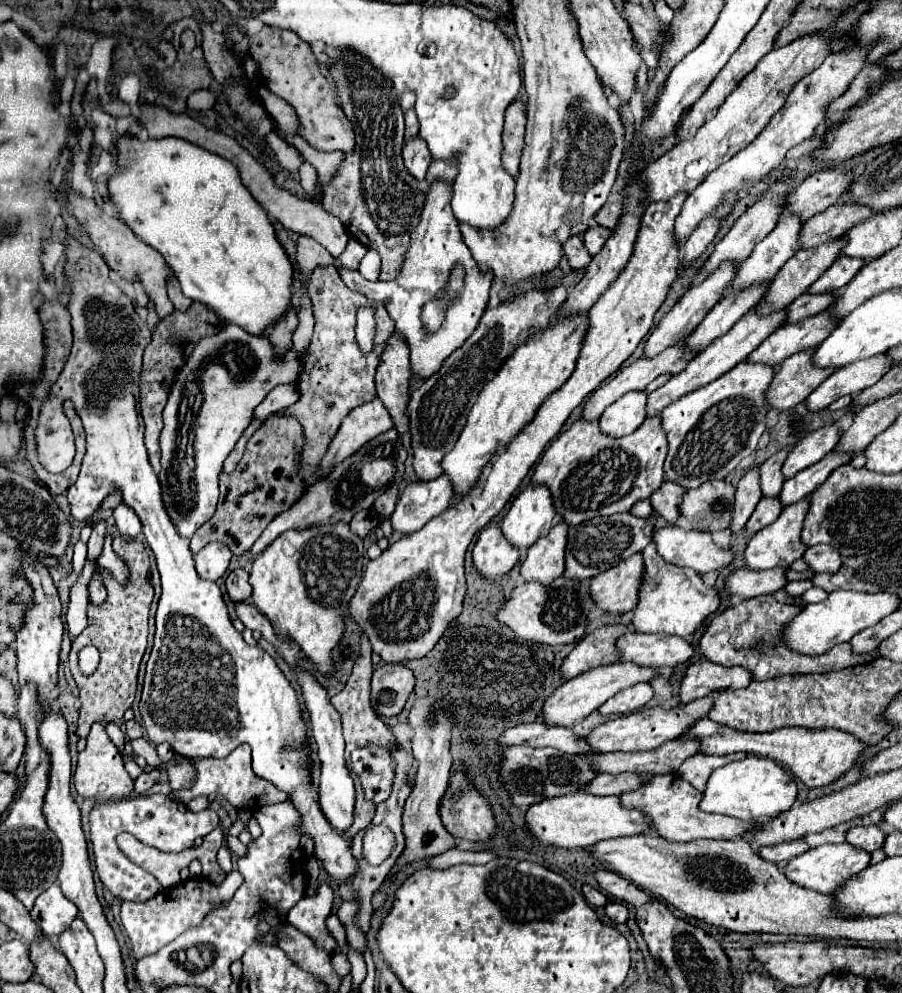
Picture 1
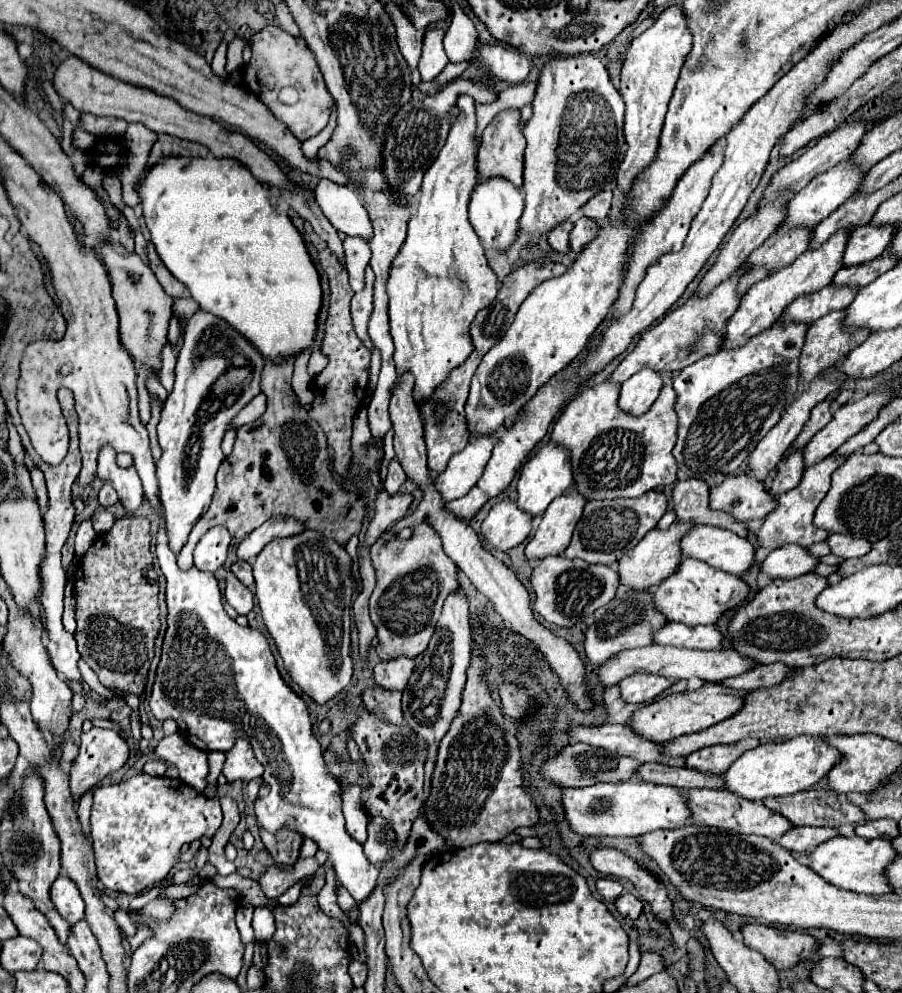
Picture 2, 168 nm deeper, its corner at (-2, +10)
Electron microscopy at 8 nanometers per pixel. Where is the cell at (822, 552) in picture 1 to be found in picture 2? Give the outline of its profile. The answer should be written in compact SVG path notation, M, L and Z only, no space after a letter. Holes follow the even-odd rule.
M833 533L833 535L829 535L827 543L829 543L833 555L845 557L845 559L861 557L861 555L865 555L865 553L871 551L871 543L869 543L869 541L865 541L865 539L855 539L855 537L851 537L851 535Z

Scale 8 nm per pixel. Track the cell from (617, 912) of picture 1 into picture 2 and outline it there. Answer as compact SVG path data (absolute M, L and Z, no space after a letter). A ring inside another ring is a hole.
M631 893L621 895L621 897L615 901L615 907L617 907L617 911L619 911L623 917L629 917L629 919L637 919L637 917L641 915L641 911L643 911L641 901L639 901L635 895L631 895Z

